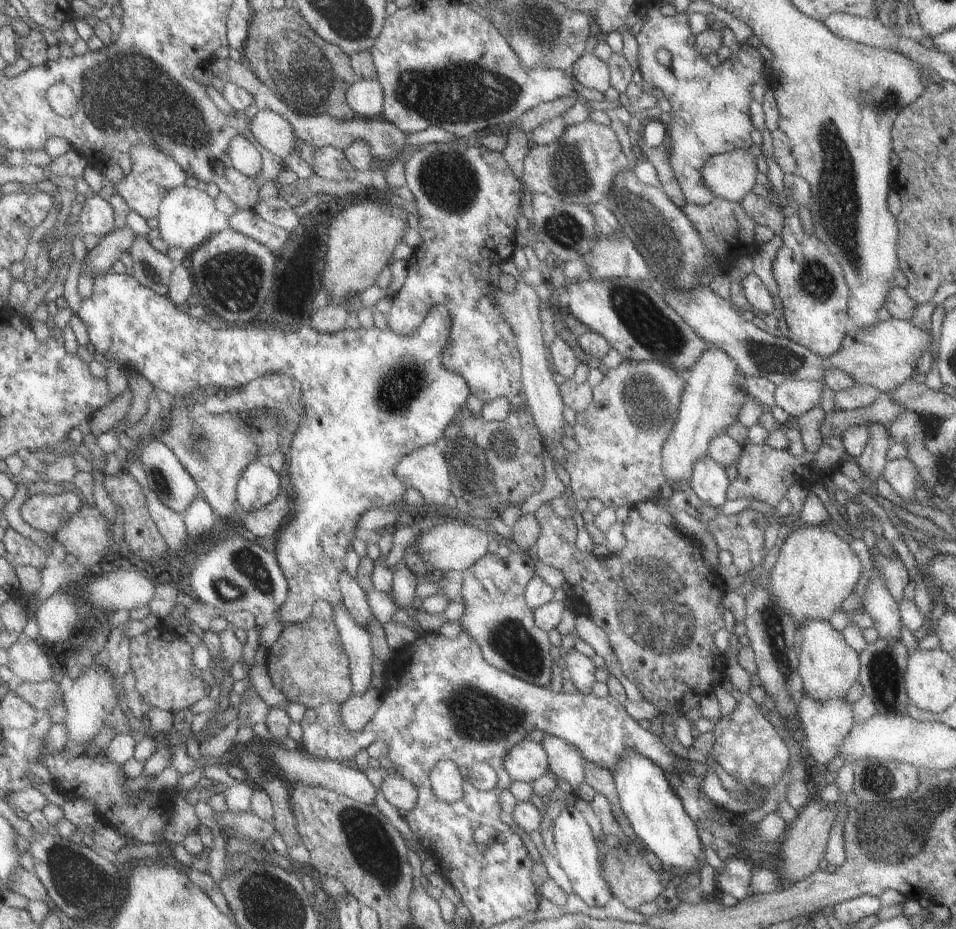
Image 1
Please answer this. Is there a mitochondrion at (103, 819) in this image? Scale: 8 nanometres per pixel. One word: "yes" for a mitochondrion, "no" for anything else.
no

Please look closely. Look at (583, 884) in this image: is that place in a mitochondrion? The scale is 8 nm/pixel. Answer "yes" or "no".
no

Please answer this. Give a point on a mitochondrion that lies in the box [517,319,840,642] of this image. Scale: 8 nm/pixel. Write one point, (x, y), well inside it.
(646, 400)

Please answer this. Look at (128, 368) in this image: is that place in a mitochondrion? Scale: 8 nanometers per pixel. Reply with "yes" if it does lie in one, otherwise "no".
no

